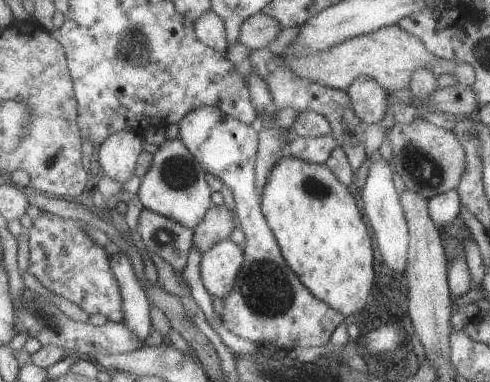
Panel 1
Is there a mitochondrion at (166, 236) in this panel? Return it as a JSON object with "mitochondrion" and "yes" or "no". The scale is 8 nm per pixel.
{"mitochondrion":"yes"}

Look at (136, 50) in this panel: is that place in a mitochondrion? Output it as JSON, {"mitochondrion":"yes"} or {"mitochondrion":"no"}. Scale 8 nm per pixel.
{"mitochondrion":"yes"}

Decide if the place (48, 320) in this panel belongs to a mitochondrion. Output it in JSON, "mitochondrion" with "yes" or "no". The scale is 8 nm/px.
{"mitochondrion":"yes"}

